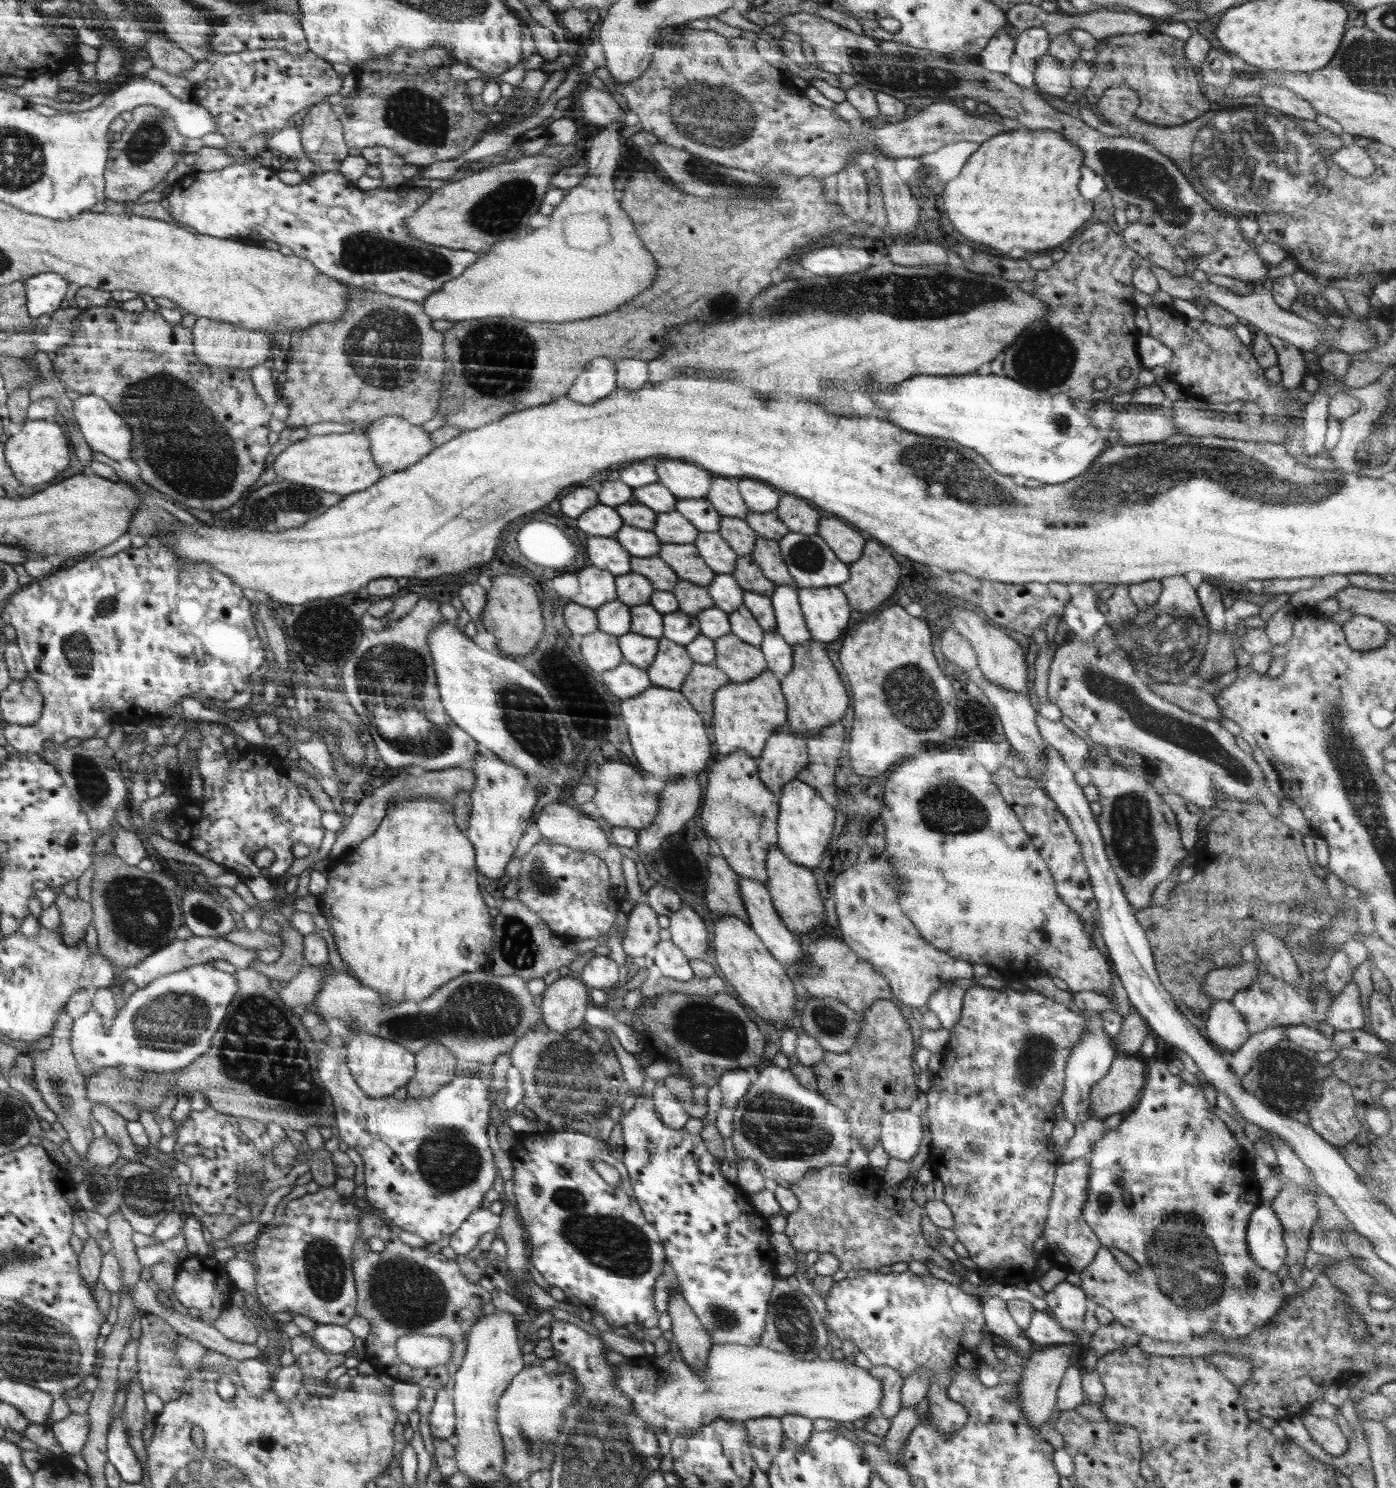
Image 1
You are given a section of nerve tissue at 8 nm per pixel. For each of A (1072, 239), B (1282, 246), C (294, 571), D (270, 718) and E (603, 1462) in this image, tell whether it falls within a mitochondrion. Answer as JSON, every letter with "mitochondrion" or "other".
{"A":"other","B":"other","C":"other","D":"other","E":"mitochondrion"}

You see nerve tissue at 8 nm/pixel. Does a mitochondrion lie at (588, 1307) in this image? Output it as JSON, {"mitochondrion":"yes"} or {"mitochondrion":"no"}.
{"mitochondrion":"no"}

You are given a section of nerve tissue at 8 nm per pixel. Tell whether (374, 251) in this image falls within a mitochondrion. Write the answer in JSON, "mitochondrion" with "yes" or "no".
{"mitochondrion":"yes"}

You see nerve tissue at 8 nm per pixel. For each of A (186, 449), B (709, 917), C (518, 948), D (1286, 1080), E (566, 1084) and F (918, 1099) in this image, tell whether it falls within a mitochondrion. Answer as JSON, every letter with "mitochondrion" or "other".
{"A":"mitochondrion","B":"other","C":"mitochondrion","D":"mitochondrion","E":"mitochondrion","F":"other"}

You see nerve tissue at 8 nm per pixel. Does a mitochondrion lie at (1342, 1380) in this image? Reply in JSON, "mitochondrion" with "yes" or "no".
{"mitochondrion":"no"}

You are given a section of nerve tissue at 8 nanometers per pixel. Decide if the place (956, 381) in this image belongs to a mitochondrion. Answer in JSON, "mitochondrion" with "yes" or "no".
{"mitochondrion":"no"}

